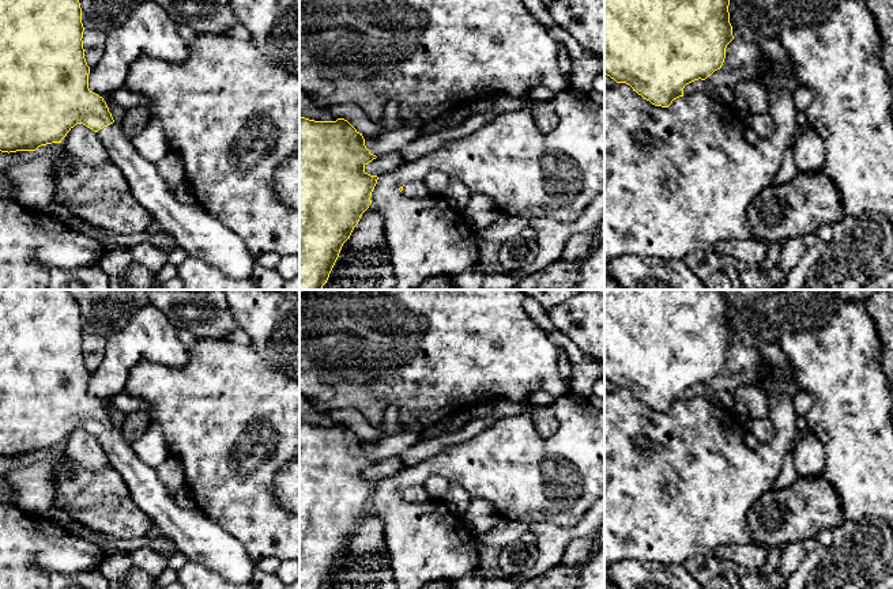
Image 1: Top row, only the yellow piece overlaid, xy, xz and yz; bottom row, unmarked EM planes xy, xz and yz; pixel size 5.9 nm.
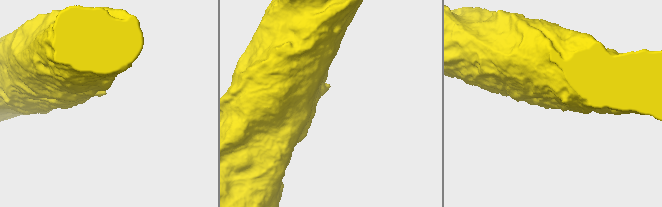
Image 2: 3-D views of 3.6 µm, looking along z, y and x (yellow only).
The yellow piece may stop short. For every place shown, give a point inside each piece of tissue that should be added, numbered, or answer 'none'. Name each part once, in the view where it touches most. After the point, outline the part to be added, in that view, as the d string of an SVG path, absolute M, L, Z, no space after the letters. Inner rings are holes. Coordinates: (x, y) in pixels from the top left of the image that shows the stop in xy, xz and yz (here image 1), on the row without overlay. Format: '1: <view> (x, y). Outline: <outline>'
1: xy (203, 542). Outline: M118 427L103 431L97 438L109 465L125 482L132 502L176 544L178 552L230 584L252 582L256 563L246 548L200 509L180 507L165 488L157 469L137 457Z

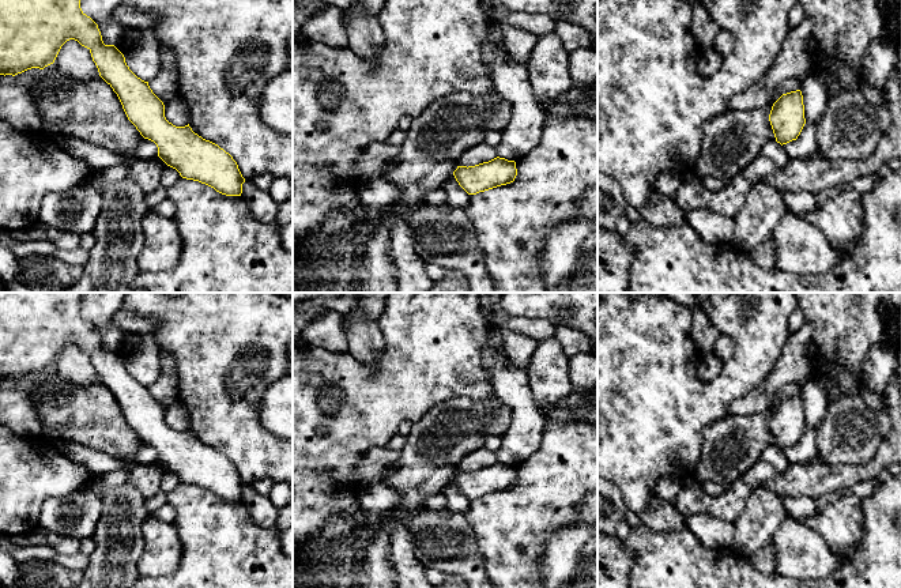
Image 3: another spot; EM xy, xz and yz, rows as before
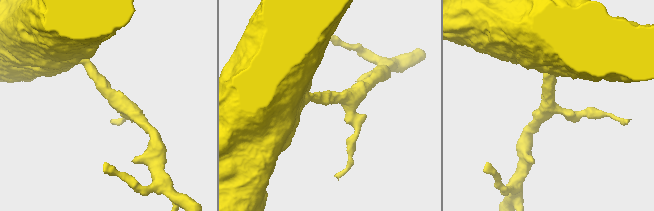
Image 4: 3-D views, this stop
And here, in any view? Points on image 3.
none

